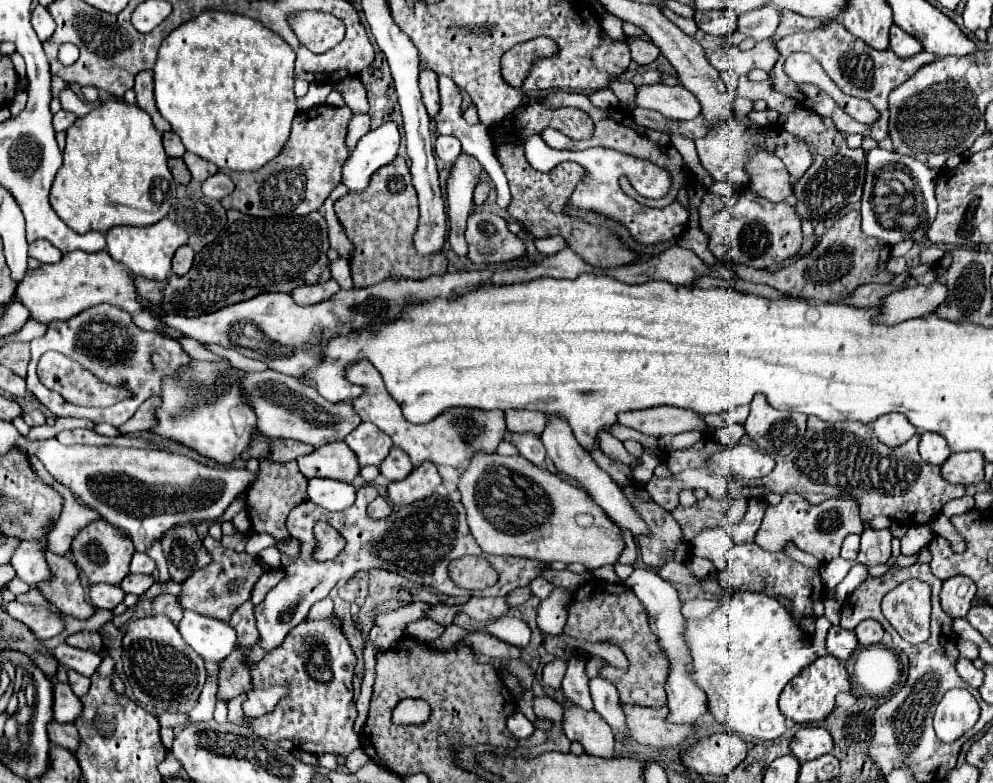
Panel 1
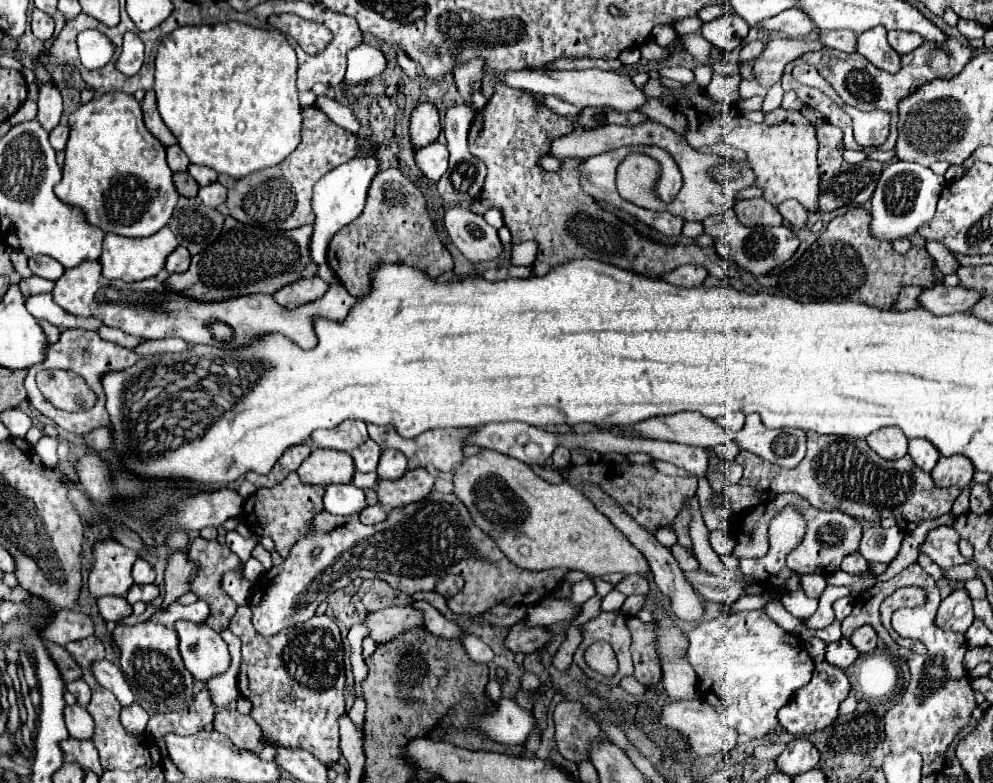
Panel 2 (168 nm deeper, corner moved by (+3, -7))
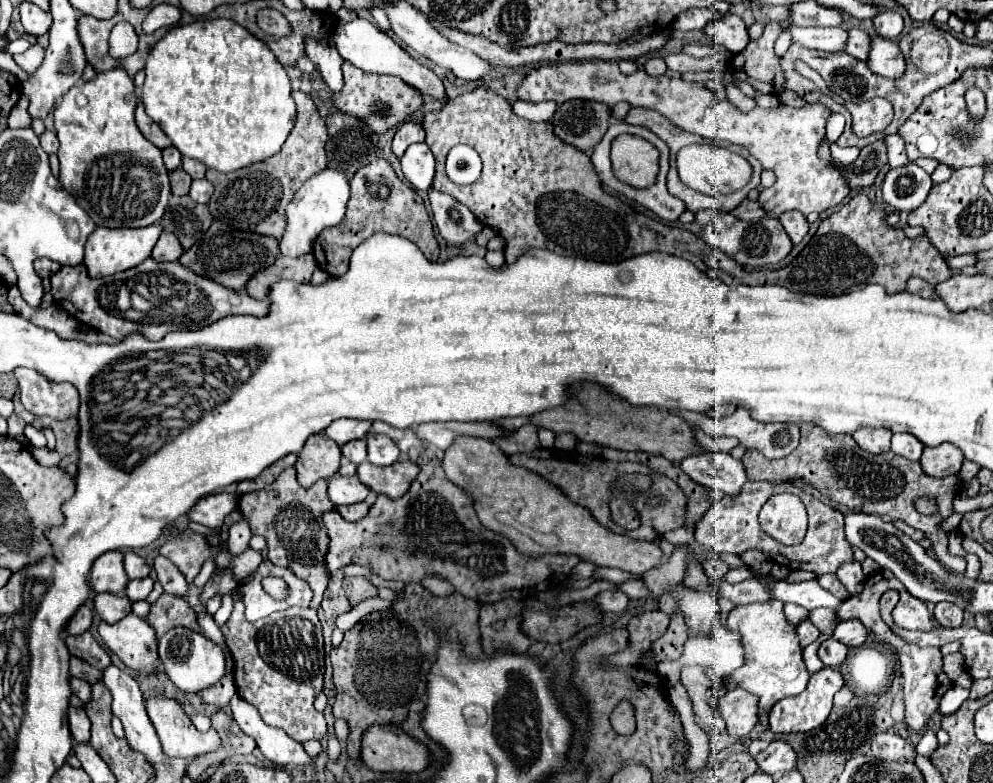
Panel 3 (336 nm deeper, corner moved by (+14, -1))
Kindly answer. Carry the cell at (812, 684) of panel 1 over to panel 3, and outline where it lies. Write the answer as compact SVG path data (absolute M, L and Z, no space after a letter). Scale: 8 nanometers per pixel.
M825 667L819 673L811 675L807 689L801 695L795 697L785 697L781 699L777 705L773 705L771 713L769 713L769 727L773 733L799 733L799 731L811 731L815 727L819 727L821 723L825 723L825 719L829 717L831 705L833 705L833 695L843 687L843 677L837 669Z

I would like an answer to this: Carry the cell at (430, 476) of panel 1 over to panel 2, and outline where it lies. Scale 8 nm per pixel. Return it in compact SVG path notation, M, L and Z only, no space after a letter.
M422 467L408 471L404 477L396 479L396 481L380 481L378 501L388 509L422 501L432 491L434 481L436 481L436 477L430 475Z

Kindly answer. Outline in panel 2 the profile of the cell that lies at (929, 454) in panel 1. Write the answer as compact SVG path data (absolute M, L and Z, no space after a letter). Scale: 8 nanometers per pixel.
M910 439L908 455L926 473L930 473L934 469L934 465L938 463L938 459L940 459L940 451L928 439Z

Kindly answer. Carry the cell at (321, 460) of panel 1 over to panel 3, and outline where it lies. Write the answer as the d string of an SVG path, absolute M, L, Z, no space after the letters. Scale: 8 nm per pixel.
M325 433L311 435L299 451L295 463L297 481L303 487L311 487L319 479L331 479L339 471L339 461L341 451L333 439L329 439Z

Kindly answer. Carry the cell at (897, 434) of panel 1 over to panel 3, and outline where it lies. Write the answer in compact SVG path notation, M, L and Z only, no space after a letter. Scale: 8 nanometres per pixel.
M861 427L853 433L853 439L869 453L887 453L891 447L891 431L889 429L873 429Z

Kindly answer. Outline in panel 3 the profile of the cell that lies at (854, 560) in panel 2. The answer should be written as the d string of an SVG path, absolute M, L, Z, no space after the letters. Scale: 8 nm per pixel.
M853 561L853 563L845 563L845 567L839 567L837 577L841 581L841 585L849 591L849 595L859 595L863 591L863 583L865 583L865 575L861 571L861 563Z

